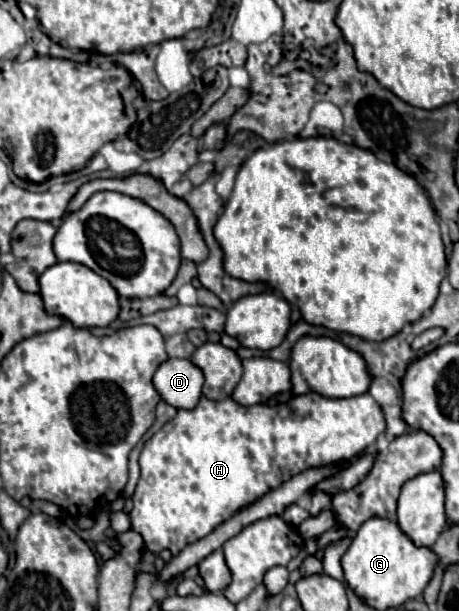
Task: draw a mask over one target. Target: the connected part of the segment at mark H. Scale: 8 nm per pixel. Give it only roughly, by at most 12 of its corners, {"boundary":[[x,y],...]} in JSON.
{"boundary":[[370,393],[200,397],[146,441],[132,529],[178,555],[384,431]]}

